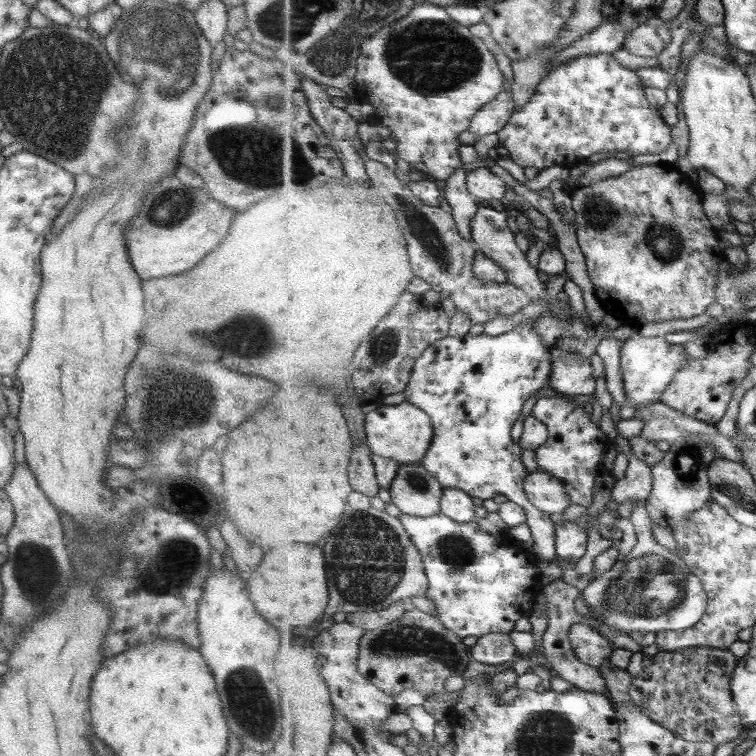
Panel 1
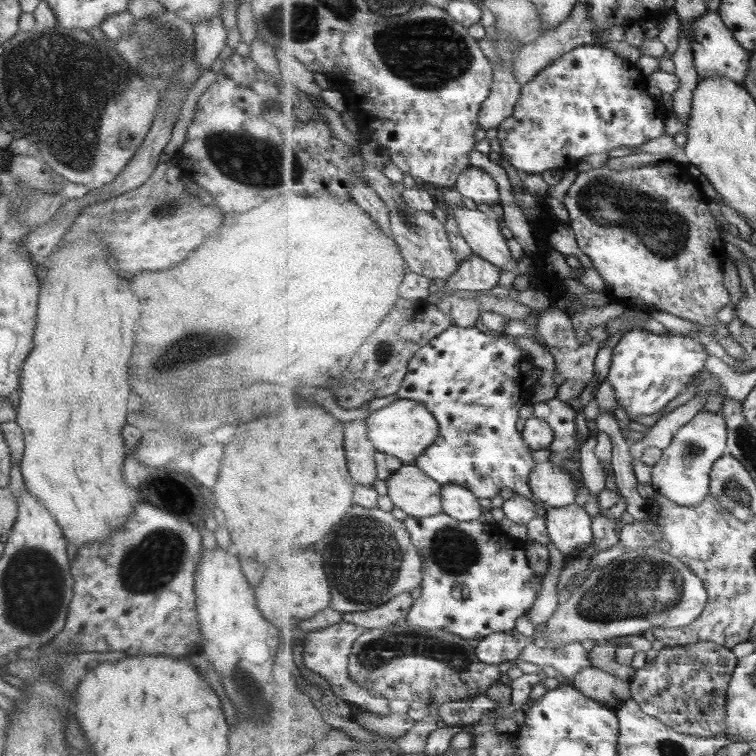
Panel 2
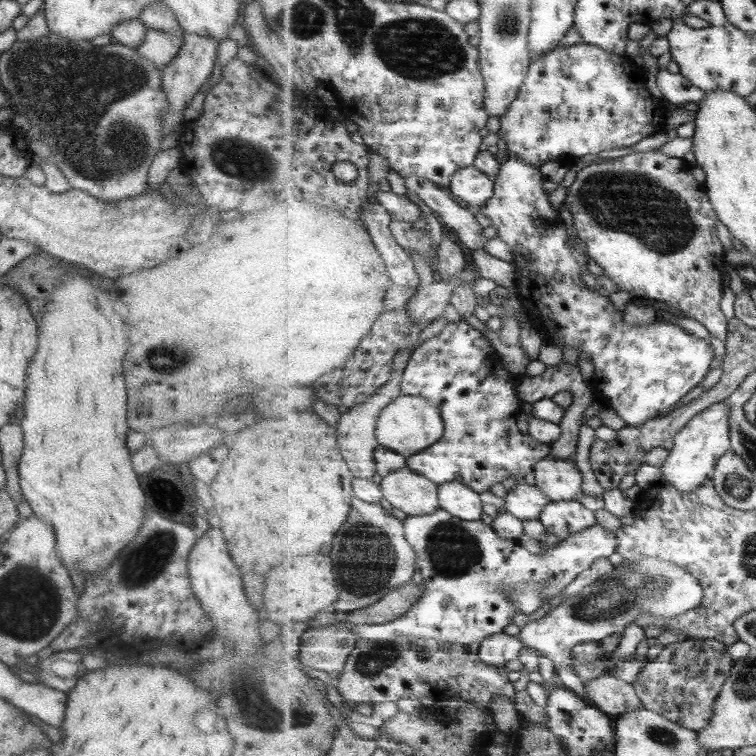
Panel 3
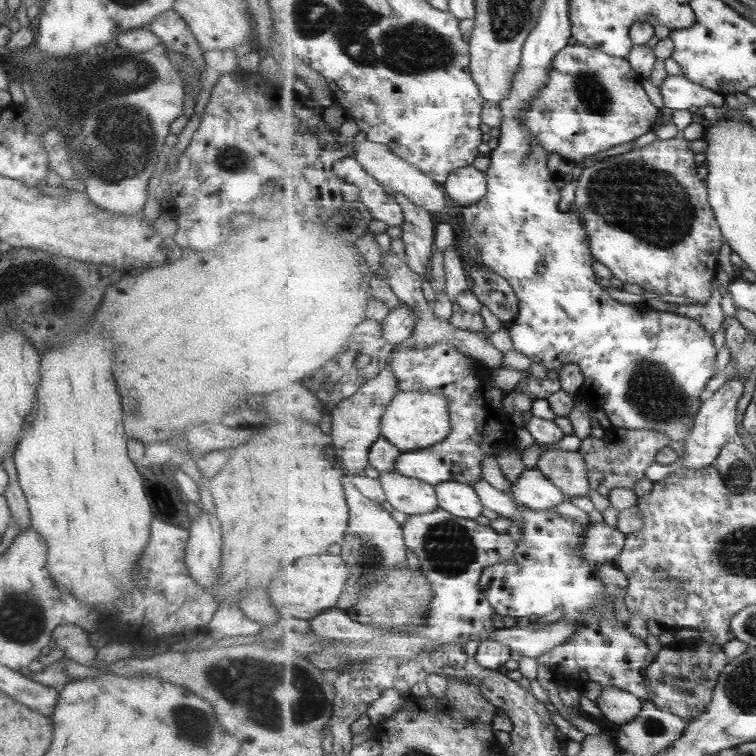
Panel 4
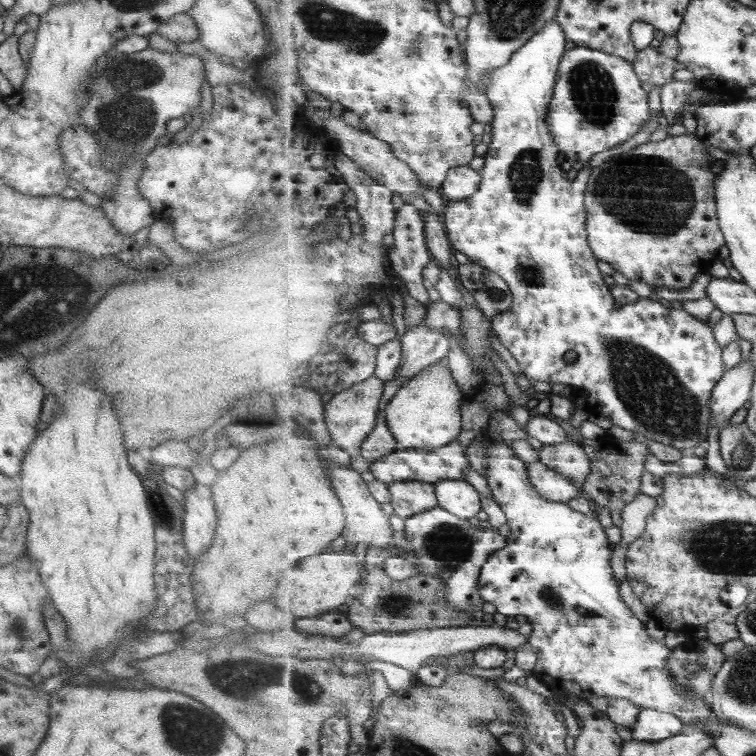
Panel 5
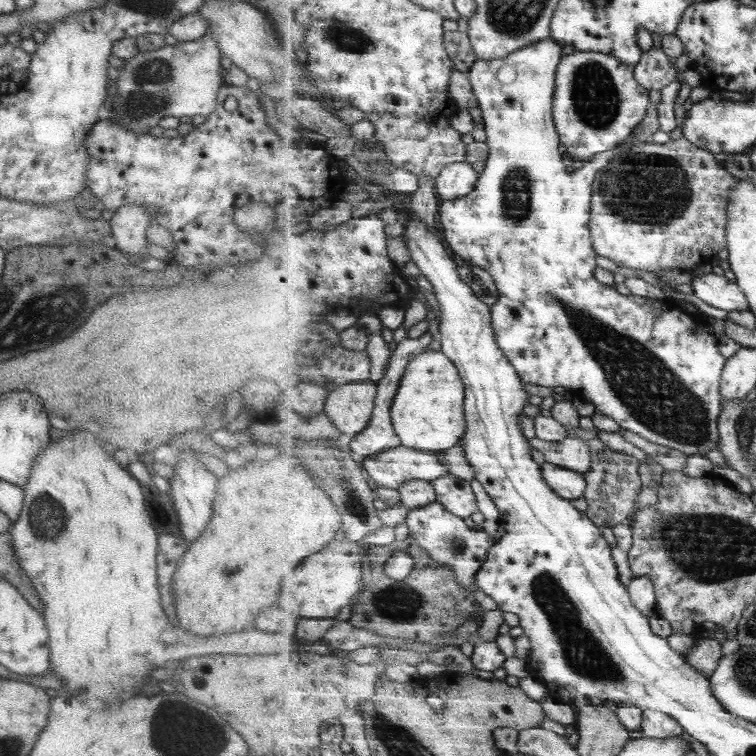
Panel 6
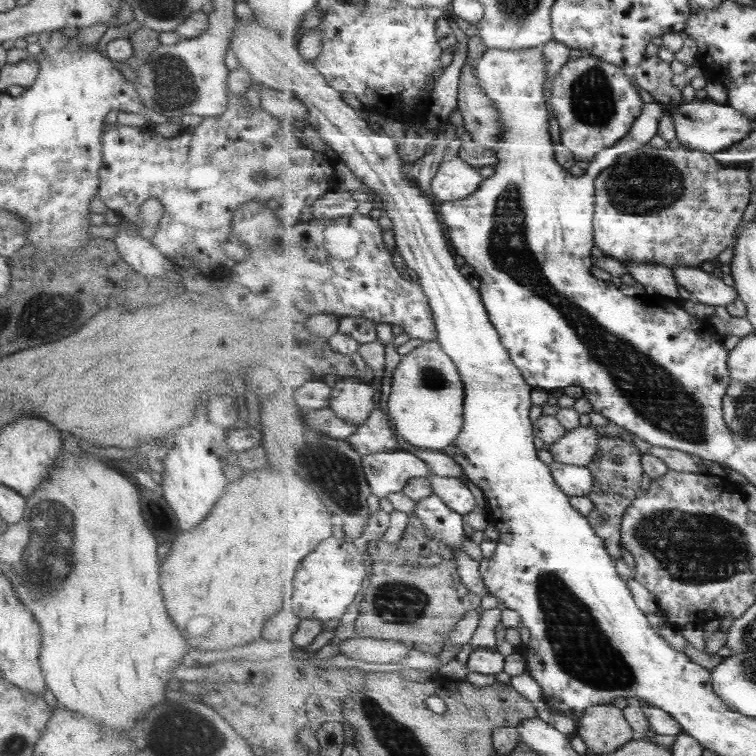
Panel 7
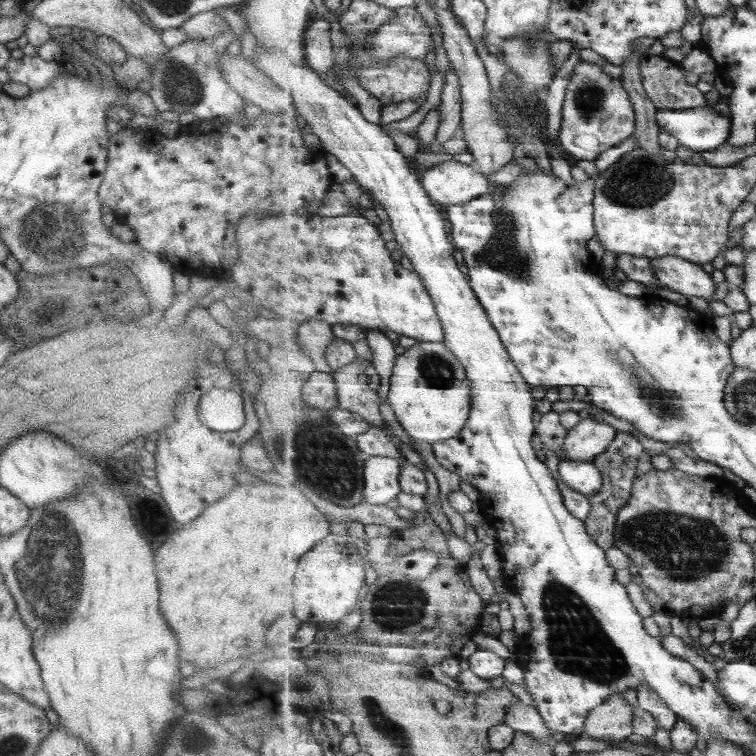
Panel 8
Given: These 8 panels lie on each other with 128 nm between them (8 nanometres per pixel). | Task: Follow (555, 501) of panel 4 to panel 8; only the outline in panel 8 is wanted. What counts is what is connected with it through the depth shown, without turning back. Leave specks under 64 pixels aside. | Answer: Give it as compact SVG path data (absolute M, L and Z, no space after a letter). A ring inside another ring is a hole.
M561 461L558 477L561 482L588 497L597 494L604 485L602 470L594 462Z

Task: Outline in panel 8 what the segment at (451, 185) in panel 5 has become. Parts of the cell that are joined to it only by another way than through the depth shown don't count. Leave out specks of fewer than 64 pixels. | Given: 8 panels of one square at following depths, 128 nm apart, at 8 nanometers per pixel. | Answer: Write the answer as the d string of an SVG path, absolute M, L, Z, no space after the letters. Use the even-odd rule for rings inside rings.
M453 160L422 172L421 180L433 201L445 207L471 202L496 189L474 165Z

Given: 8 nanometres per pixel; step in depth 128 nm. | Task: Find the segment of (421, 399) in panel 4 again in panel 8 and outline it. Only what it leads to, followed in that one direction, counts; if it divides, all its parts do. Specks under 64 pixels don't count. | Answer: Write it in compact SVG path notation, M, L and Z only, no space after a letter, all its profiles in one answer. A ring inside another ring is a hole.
M418 341L406 349L397 357L390 384L387 401L406 434L413 439L432 445L457 437L465 428L472 411L472 382L468 379L466 366L446 343Z

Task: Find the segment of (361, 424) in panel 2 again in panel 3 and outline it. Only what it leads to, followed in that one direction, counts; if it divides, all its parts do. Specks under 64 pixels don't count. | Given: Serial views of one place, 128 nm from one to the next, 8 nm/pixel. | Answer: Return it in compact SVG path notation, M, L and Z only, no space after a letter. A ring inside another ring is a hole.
M413 347L403 349L402 352L394 358L390 381L387 381L379 392L367 397L361 404L349 408L337 421L335 427L338 431L338 444L341 447L343 458L346 459L346 463L350 467L350 471L357 478L370 479L373 474L378 472L378 463L375 460L376 449L380 445L377 423L383 410L402 394L401 384L403 382L403 375L405 374L405 369L407 368L413 351Z

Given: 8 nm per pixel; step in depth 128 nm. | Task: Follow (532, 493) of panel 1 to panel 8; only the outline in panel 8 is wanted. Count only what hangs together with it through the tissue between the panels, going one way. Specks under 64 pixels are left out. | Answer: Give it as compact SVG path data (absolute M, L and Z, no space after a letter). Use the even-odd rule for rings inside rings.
M587 417L568 431L564 449L568 460L593 462L615 440L618 431L603 420Z

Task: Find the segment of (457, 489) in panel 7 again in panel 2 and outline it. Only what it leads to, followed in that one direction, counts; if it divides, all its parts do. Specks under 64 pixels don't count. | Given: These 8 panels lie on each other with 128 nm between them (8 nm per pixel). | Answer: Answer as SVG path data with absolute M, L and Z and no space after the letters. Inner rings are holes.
M456 484L442 485L442 505L447 515L460 522L478 521L483 514L479 498L468 488Z

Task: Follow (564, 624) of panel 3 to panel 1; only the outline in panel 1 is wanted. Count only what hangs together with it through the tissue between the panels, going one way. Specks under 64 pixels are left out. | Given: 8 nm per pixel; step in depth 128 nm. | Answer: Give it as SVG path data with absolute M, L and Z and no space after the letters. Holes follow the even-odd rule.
M635 501L628 521L633 525L638 543L624 561L599 575L582 592L590 608L590 618L611 626L620 634L632 632L684 631L692 629L708 609L708 598L702 580L693 575L690 566L653 538L653 520L646 501Z

